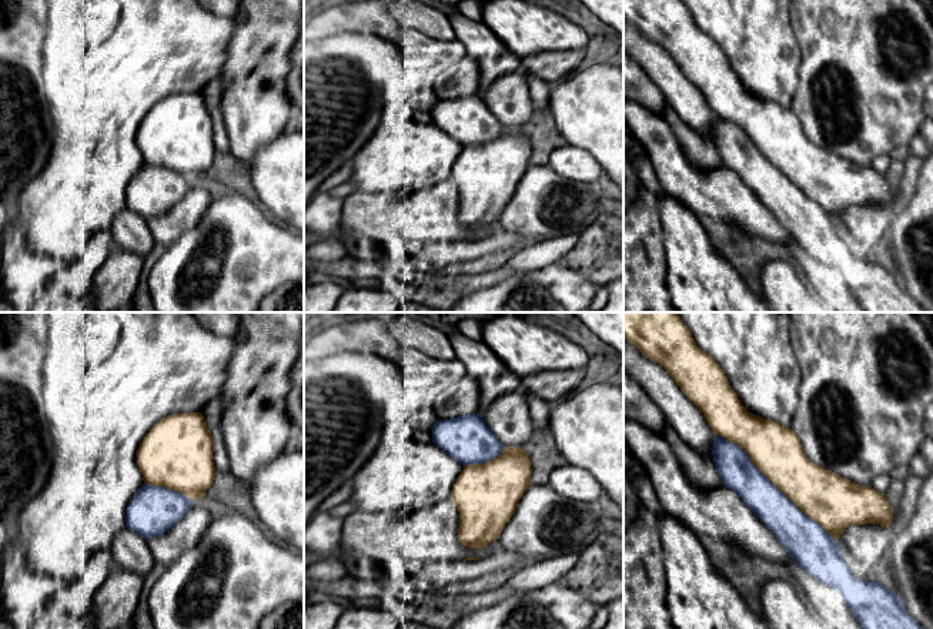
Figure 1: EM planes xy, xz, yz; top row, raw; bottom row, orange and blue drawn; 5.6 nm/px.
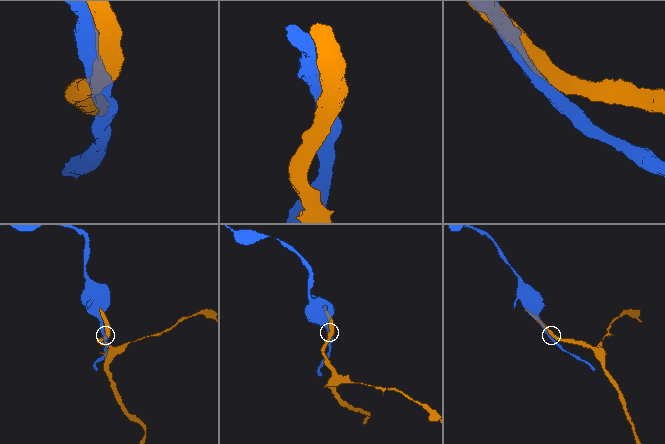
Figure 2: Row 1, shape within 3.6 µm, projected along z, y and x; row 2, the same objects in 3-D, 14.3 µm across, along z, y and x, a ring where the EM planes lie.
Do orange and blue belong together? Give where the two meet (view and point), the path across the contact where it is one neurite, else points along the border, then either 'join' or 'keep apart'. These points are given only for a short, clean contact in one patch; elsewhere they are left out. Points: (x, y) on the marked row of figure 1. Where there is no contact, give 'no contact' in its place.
contact yz (773, 484); join

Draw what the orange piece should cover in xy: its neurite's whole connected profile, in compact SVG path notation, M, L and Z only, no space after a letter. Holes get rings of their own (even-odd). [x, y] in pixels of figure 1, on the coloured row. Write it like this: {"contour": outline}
{"contour": "M201 412L158 421L137 451L144 484L126 509L126 528L146 541L171 529L213 485L214 442Z"}

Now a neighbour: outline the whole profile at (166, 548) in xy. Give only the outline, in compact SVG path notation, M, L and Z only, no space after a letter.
M193 501L188 512L168 531L147 539L156 562L165 568L185 551L195 546L214 518L214 508L203 501Z

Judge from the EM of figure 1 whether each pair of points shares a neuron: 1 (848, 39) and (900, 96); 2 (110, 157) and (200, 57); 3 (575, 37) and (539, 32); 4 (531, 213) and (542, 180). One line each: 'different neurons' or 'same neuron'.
1: same neuron
2: same neuron
3: same neuron
4: same neuron

